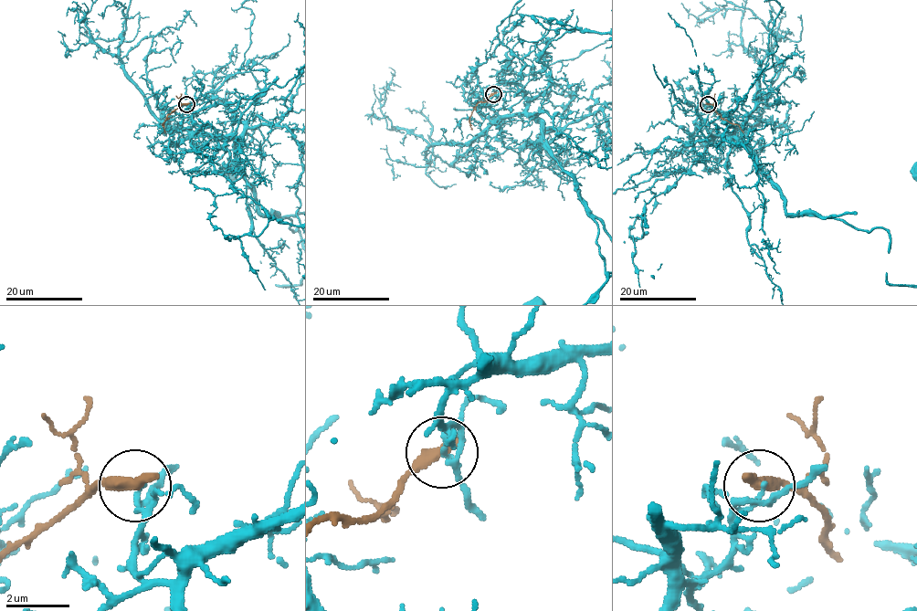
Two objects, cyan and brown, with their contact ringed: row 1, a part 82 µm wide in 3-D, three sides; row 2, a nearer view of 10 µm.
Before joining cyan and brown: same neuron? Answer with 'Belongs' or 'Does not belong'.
Does not belong

